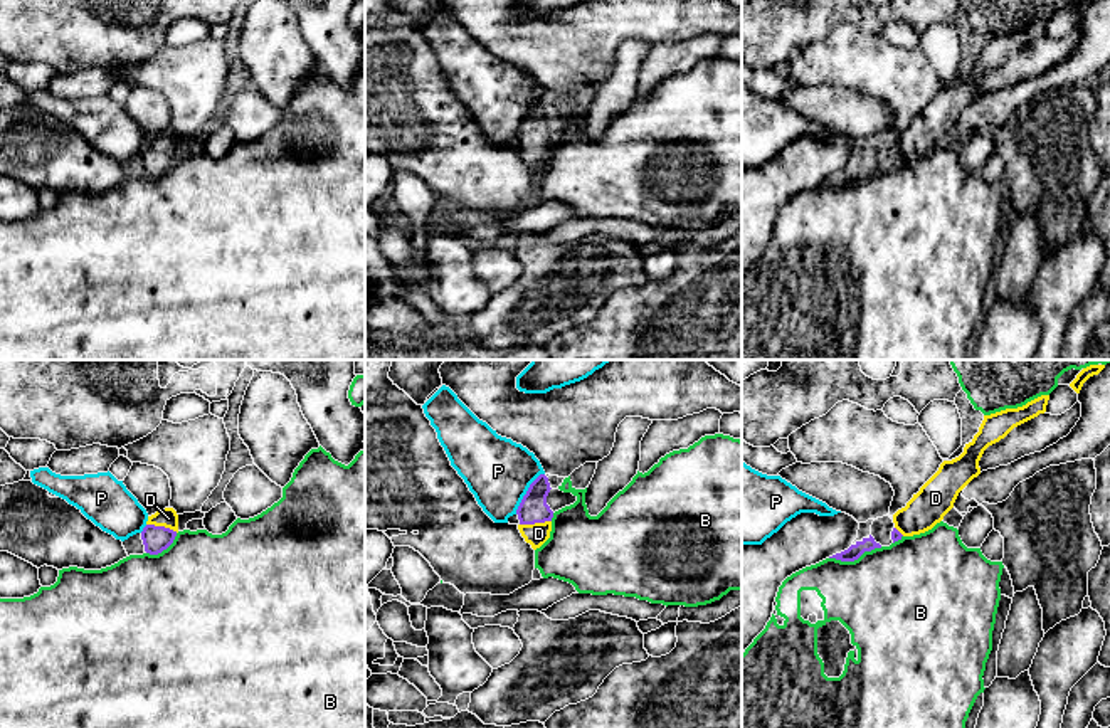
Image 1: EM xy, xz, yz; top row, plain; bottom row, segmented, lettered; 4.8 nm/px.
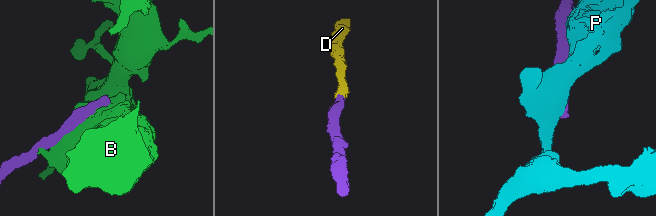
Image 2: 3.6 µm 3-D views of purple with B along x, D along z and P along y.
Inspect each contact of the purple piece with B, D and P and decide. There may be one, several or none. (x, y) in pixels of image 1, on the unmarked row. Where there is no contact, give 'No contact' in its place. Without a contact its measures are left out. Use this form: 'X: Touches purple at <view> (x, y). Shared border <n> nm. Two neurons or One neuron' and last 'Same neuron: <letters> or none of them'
B: Touches purple at yz (855, 182). Shared border 260 nm. Two neurons
D: Touches purple at xz (535, 145). Shared border 150 nm. One neuron
P: Touches purple at xz (527, 116). Shared border 240 nm. Two neurons
Same neuron: D

